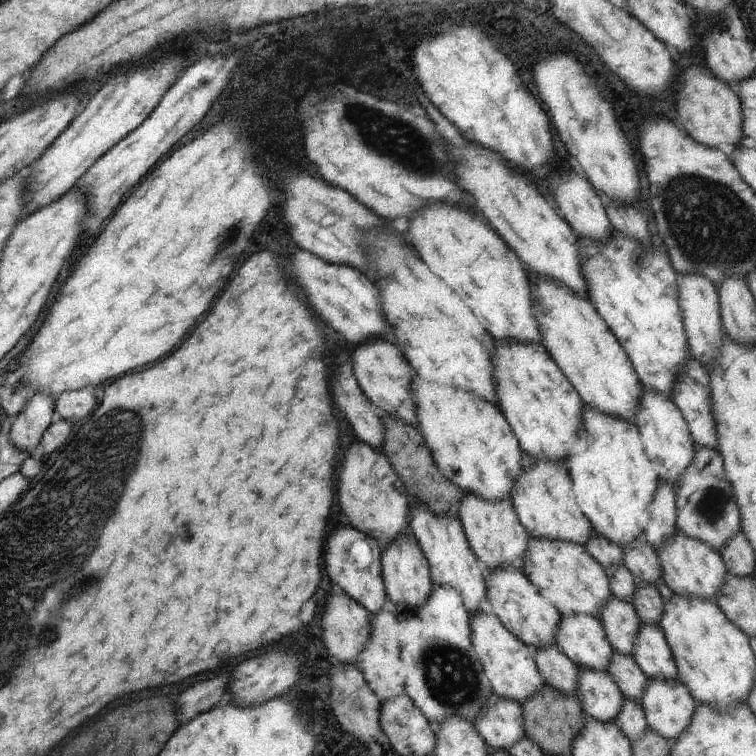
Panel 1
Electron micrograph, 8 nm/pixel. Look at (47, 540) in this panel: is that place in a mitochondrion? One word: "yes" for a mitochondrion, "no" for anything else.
yes

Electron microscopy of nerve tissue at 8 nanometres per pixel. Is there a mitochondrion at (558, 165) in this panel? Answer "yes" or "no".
no

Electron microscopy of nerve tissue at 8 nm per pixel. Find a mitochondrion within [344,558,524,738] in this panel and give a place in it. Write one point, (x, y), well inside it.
(452, 678)

